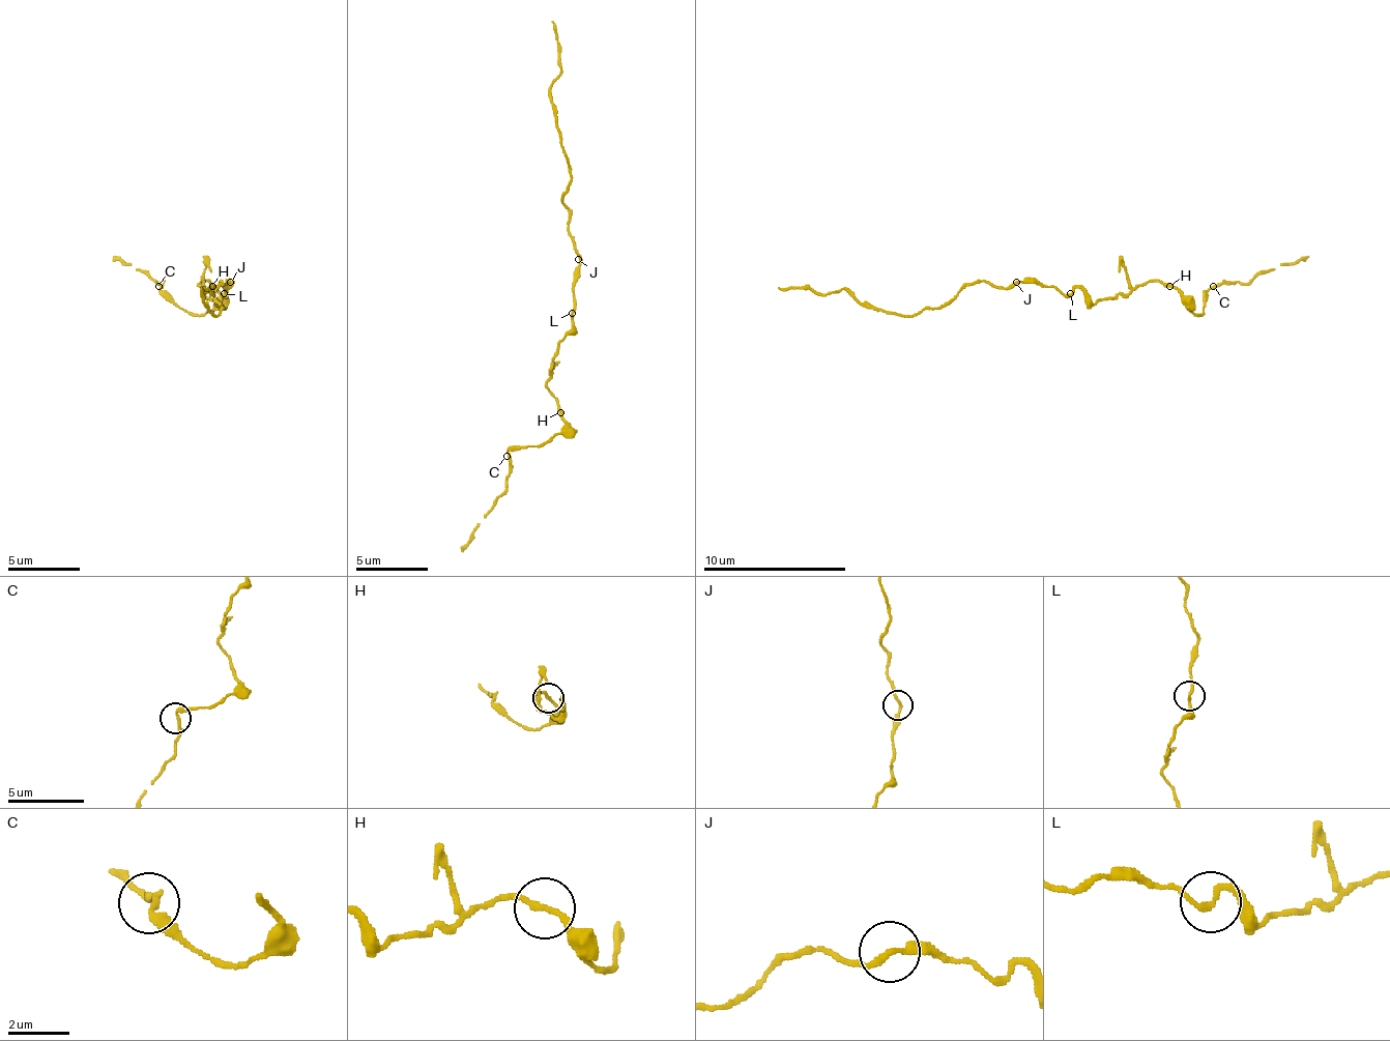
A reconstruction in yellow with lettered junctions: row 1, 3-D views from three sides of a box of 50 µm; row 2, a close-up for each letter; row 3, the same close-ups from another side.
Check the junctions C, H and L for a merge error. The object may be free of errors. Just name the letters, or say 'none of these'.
none of these

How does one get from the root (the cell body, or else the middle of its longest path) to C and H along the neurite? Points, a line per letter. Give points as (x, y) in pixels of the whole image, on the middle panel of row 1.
C: (571, 320), (571, 330), (553, 359), (546, 384), (556, 399), (563, 427), (546, 441), (517, 445), (507, 456)
H: (571, 320), (571, 330), (553, 359), (546, 384), (556, 399), (556, 409), (560, 412)

